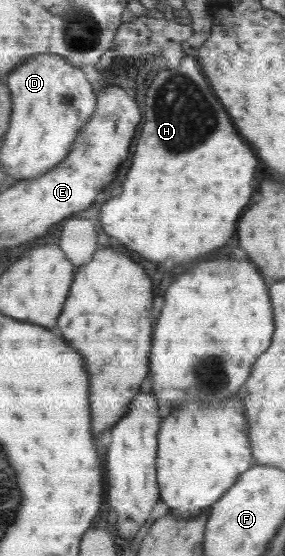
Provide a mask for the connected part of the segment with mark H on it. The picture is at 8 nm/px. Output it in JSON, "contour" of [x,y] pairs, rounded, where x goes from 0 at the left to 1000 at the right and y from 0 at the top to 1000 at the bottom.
{"contour":[[[656,94],[628,121],[572,124],[544,135],[509,178],[509,225],[495,232],[463,297],[428,329],[428,345],[354,372],[347,401],[361,423],[396,430],[396,441],[446,448],[516,469],[607,466],[614,477],[691,469],[775,448],[825,419],[825,405],[853,376],[874,369],[902,286],[881,268],[811,228],[796,203],[761,182],[740,153],[698,131],[684,95]]]}

